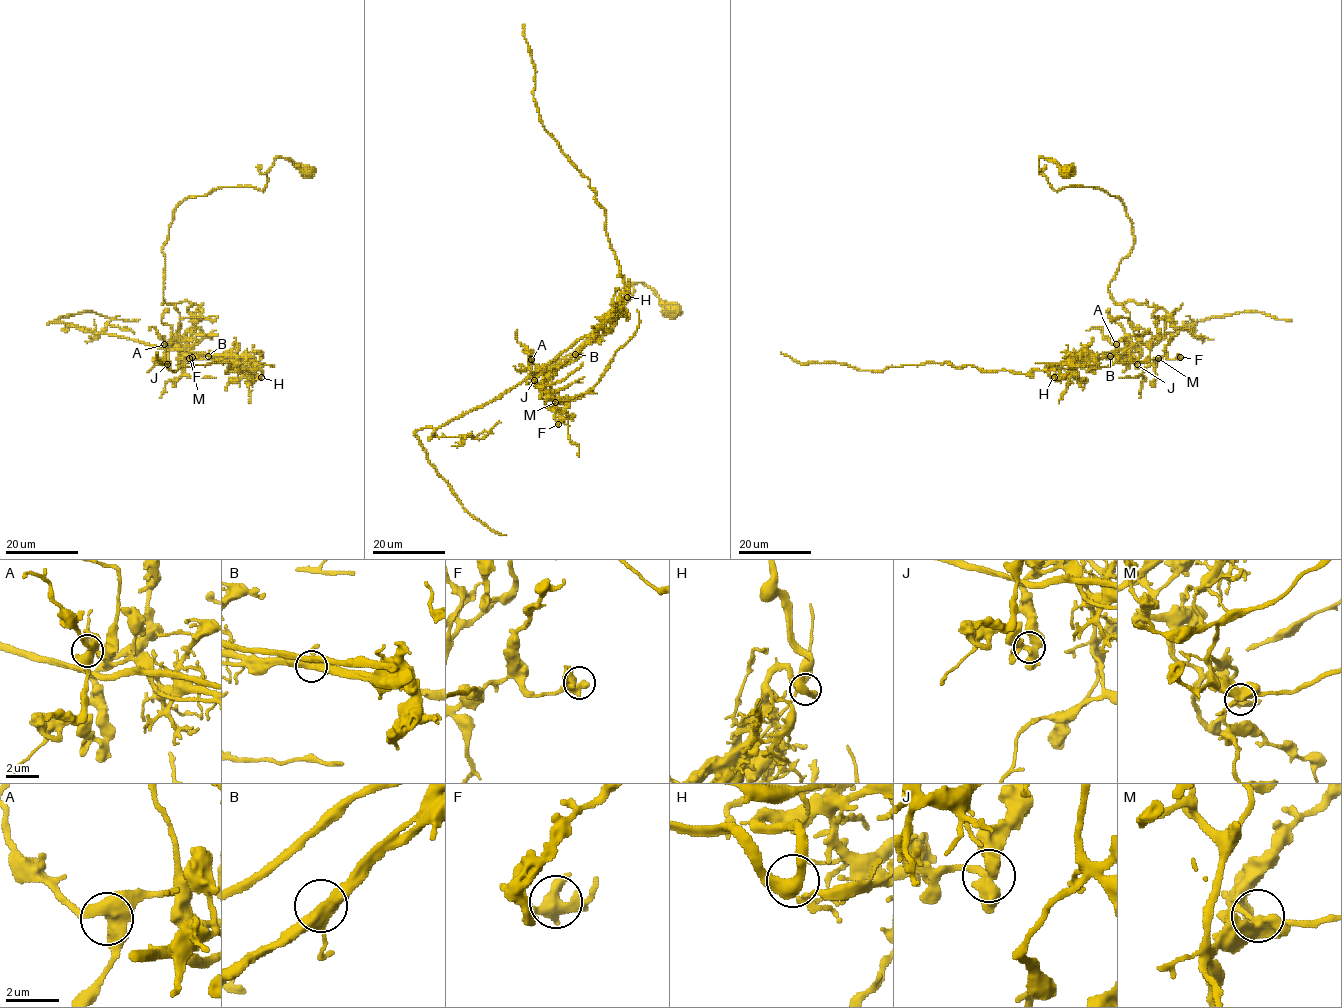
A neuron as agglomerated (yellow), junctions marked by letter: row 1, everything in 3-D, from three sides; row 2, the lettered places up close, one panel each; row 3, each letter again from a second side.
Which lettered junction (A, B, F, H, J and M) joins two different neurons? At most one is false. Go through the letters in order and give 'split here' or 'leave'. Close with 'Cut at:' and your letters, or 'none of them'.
A: leave
B: split here
F: leave
H: leave
J: leave
M: leave
Cut at: B

